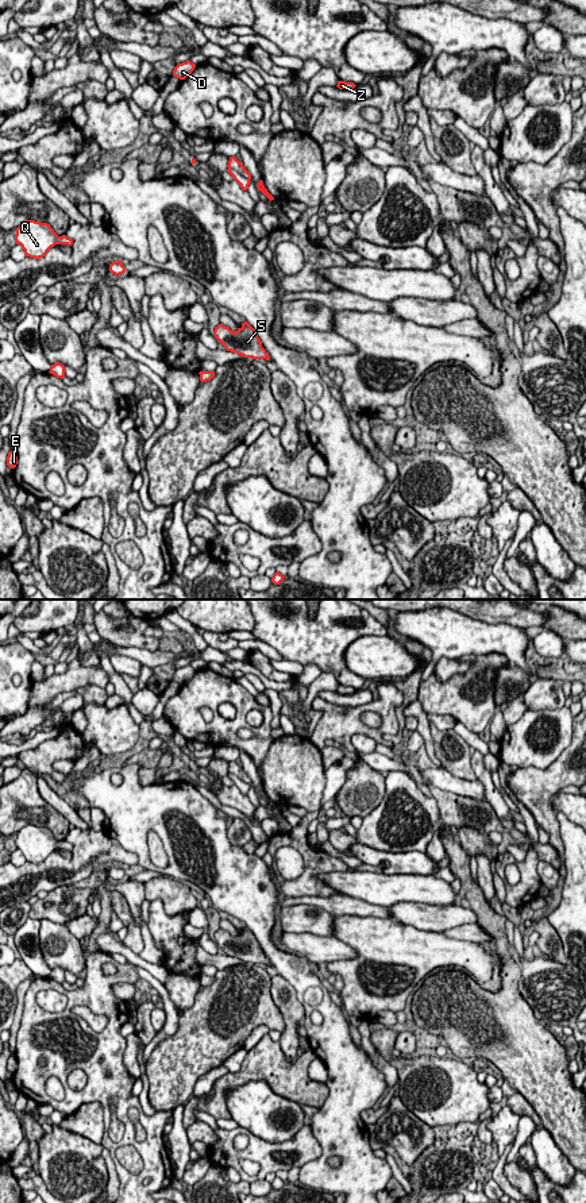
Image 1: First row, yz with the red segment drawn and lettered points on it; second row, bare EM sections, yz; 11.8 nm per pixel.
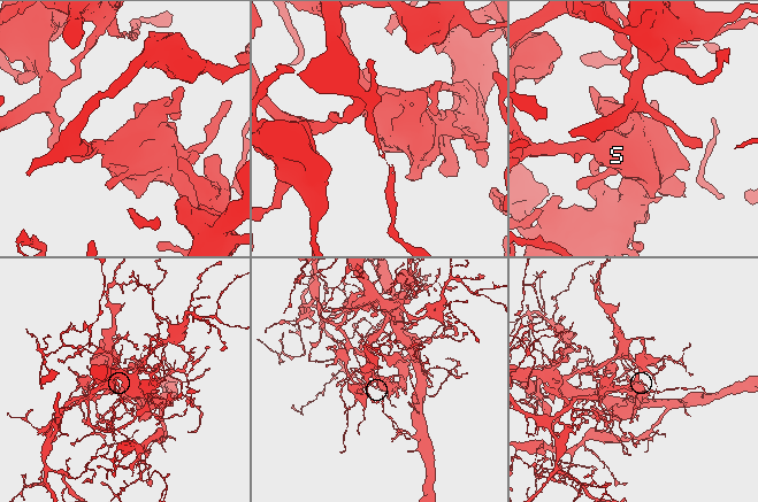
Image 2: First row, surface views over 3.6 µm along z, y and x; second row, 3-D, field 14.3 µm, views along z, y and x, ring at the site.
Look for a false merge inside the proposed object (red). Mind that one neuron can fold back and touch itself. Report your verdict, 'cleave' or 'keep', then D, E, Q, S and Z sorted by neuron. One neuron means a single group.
cleave; D E Q Z / S

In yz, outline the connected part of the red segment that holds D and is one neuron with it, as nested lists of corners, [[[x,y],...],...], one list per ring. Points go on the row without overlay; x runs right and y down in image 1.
[[[190,666],[178,668],[173,675],[173,680],[180,685],[185,685],[194,675],[194,672],[196,670]]]

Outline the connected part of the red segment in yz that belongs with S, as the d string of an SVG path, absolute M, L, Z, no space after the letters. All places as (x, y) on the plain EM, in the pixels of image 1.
M247 926L242 928L242 932L235 937L219 929L215 932L213 941L227 956L236 957L244 963L270 965L255 934Z

